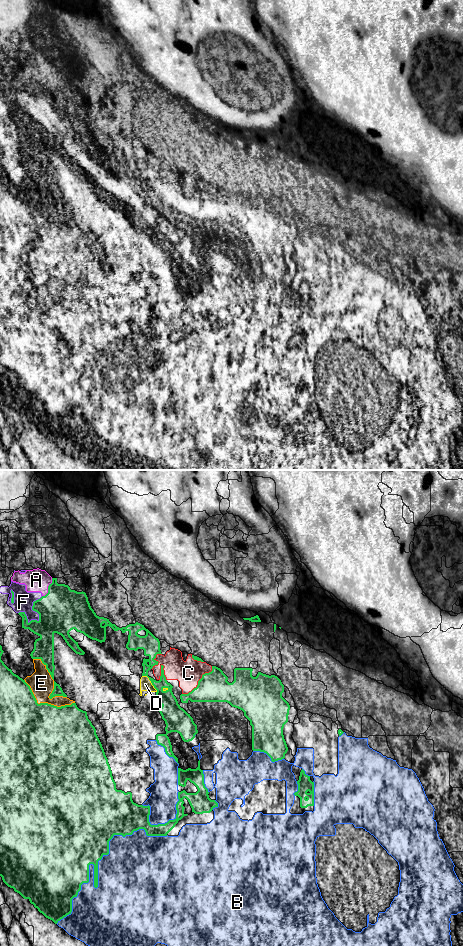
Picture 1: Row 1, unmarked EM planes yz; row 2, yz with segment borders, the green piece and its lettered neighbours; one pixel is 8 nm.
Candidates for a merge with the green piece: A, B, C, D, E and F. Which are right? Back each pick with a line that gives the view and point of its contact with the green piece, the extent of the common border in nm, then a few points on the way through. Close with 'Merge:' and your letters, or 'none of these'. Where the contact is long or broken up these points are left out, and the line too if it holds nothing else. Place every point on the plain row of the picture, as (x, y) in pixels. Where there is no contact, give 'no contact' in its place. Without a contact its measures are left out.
A: meets green in yz at (48, 108); contact 170 nm long
B: meets green in yz at (97, 398); contact 1150 nm long
D: meets green in yz at (151, 202); contact 180 nm long
E: meets green in yz at (54, 204); contact 420 nm long
F: meets green in yz at (35, 131); contact 260 nm long
Merge: A, B, D, E, F

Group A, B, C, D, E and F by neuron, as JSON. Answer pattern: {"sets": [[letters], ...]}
{"sets": [["A", "B", "D", "E", "F"], ["C"]]}

